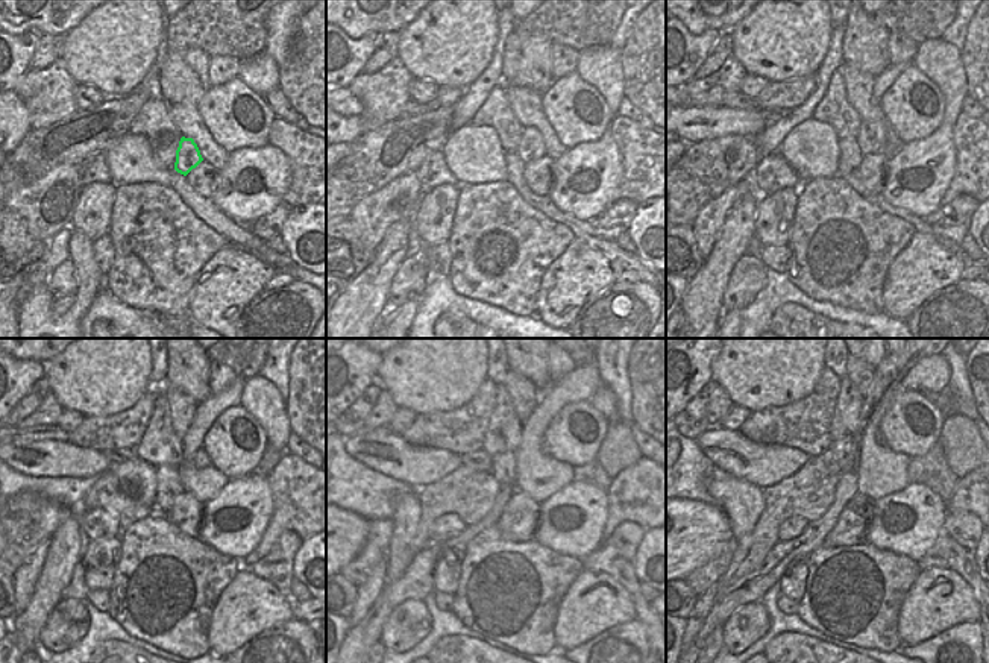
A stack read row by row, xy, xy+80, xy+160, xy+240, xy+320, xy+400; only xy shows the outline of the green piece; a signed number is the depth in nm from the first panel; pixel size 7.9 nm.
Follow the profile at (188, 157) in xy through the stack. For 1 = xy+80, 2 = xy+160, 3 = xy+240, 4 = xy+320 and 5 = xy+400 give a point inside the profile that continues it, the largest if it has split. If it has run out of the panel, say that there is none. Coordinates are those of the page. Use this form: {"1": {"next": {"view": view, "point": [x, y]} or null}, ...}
{"1": {"next": {"view": "xy+80", "point": [531, 147]}}, "2": {"next": {"view": "xy+160", "point": [871, 138]}}, "3": {"next": {"view": "xy+240", "point": [200, 460]}}, "4": {"next": {"view": "xy+320", "point": [543, 448]}}, "5": {"next": {"view": "xy+400", "point": [880, 439]}}}

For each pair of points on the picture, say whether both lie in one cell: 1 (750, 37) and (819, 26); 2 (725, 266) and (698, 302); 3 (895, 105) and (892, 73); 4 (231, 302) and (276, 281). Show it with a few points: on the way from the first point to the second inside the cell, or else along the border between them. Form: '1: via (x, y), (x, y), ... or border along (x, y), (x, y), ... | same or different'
1: via (766, 37), (788, 32), (794, 26), (803, 26) | same
2: via (716, 275), (704, 293) | same
3: border along (910, 64), (879, 102) | different
4: border along (278, 272), (263, 289) | different

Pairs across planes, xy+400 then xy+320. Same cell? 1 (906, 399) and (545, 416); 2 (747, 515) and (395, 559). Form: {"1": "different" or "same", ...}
{"1": "different", "2": "same"}

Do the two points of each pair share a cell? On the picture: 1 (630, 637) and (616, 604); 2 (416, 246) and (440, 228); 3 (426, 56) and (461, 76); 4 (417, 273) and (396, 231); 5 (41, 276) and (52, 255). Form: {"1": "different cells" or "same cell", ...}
{"1": "different cells", "2": "different cells", "3": "same cell", "4": "different cells", "5": "different cells"}

